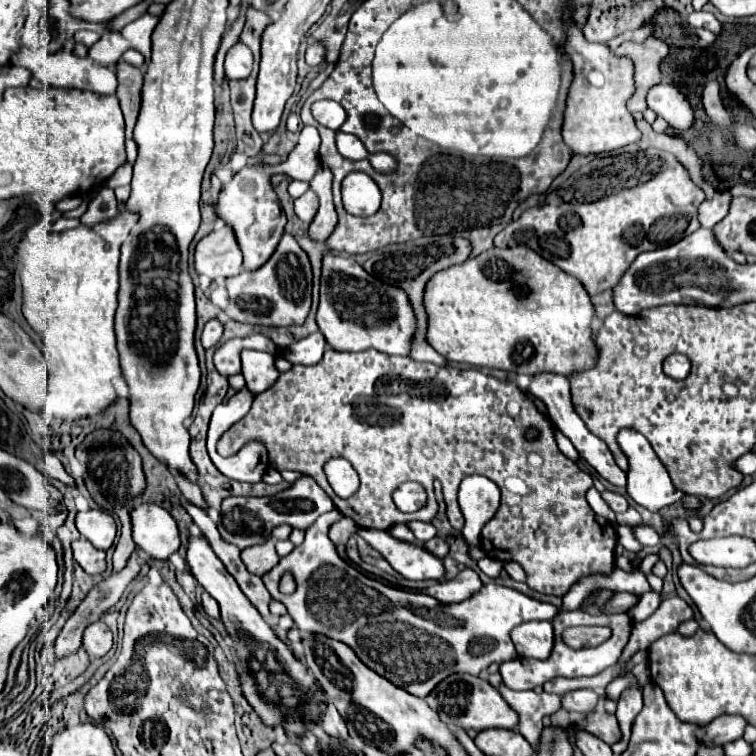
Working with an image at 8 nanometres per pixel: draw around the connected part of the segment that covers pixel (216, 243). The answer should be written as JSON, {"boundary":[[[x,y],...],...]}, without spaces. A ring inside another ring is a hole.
{"boundary":[[[230,225],[214,229],[196,243],[194,267],[206,277],[232,277],[242,271],[242,251]]]}

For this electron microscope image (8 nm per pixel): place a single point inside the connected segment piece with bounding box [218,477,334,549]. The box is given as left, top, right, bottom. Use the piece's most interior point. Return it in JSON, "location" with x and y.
{"location":[244,521]}

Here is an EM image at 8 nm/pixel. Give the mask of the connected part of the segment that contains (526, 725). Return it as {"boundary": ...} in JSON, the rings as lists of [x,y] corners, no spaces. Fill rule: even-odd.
{"boundary":[[[500,685],[500,693],[520,715],[518,731],[534,745],[538,741],[538,731],[542,731],[542,717],[560,707],[560,697],[544,691],[514,691],[506,685]]]}

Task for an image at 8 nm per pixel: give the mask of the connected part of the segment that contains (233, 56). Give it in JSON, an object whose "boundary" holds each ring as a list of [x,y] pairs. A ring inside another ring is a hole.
{"boundary":[[[238,41],[230,51],[226,53],[226,63],[224,63],[228,79],[244,79],[252,71],[252,51]]]}

